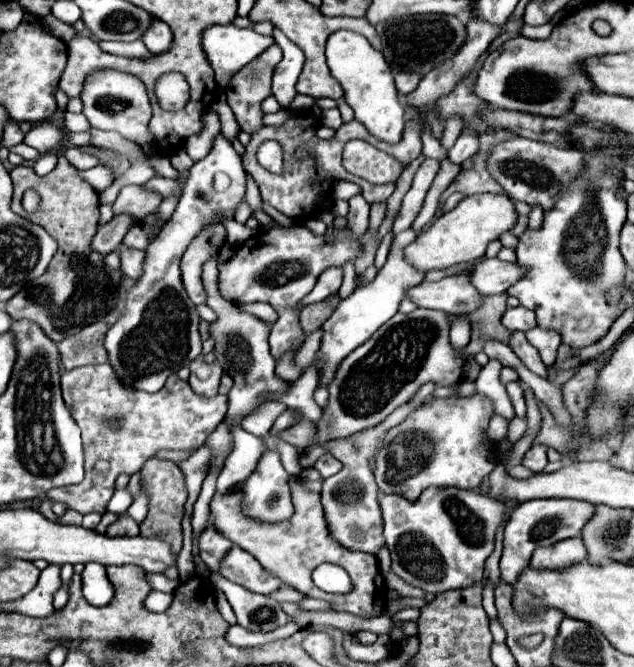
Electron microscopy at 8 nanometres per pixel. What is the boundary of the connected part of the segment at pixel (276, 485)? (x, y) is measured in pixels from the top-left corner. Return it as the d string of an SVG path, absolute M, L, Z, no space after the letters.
M268 450L260 458L254 474L246 480L246 484L242 488L242 512L244 512L244 516L248 516L252 520L266 520L266 522L288 520L294 514L288 478L290 478L290 474L284 470L284 466L280 462L280 454Z

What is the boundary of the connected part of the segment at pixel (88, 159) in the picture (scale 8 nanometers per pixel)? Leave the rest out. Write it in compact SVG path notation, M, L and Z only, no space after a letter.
M76 146L66 148L64 156L66 156L66 158L68 158L68 162L70 162L72 166L76 166L78 170L80 170L80 168L94 168L94 166L98 164L98 158L96 158L96 156L88 154L88 152L84 152L84 150L76 148Z

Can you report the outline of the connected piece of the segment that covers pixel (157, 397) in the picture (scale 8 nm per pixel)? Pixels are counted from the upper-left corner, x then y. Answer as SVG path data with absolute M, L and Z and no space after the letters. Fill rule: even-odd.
M110 364L82 366L64 372L62 396L72 418L82 430L86 476L80 484L50 490L46 498L68 500L68 508L80 514L104 514L106 504L114 494L114 482L120 474L132 476L140 472L142 464L160 450L198 450L226 416L226 396L200 398L192 392L190 384L180 380L176 374L172 374L156 394L130 390L120 384ZM108 418L118 418L120 426L106 426L102 420Z

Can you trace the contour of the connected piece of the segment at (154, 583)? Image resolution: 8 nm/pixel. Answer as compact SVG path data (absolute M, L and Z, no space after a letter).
M148 572L146 580L152 590L160 590L160 592L168 592L168 594L172 594L178 586L176 580L168 580L164 574L154 574L154 572Z

